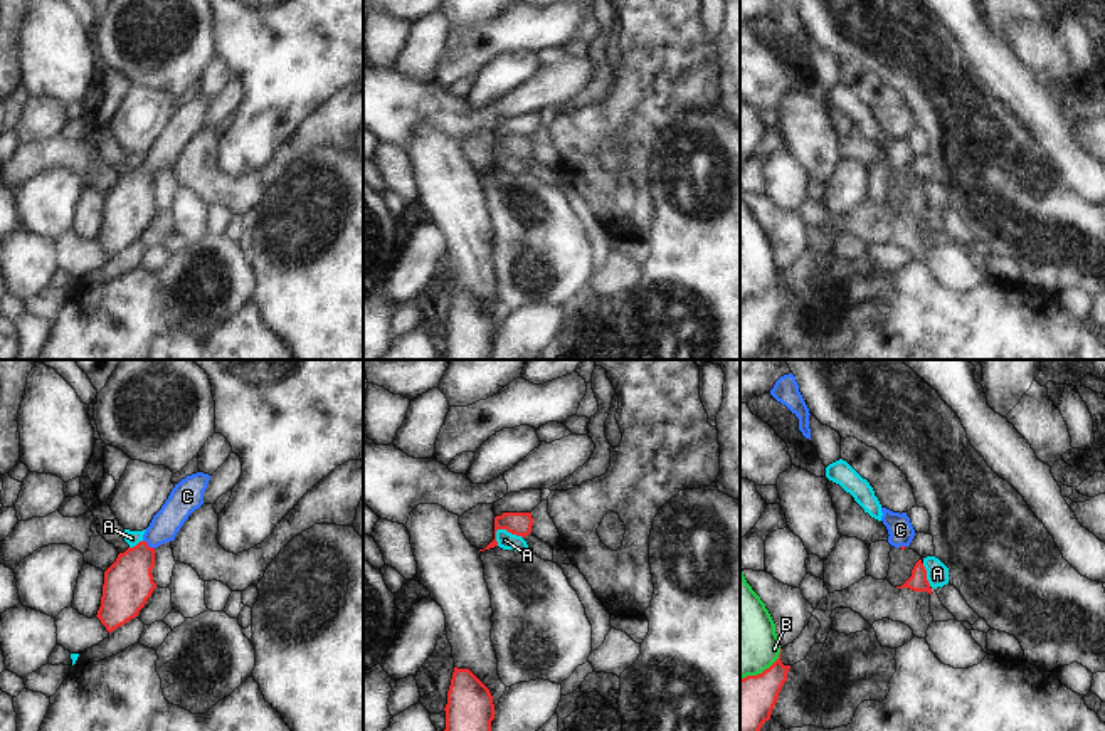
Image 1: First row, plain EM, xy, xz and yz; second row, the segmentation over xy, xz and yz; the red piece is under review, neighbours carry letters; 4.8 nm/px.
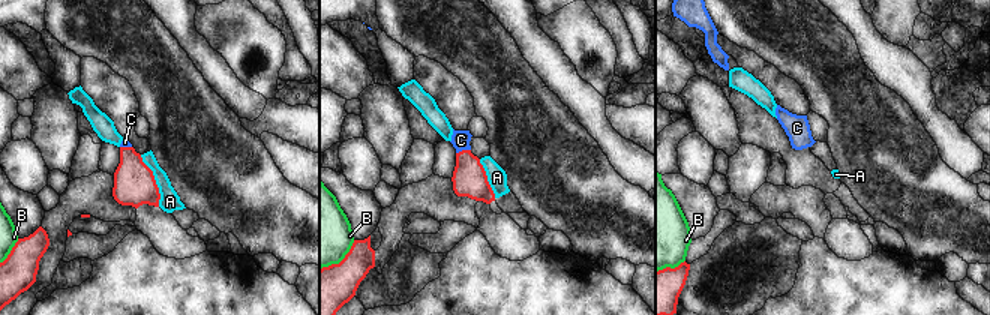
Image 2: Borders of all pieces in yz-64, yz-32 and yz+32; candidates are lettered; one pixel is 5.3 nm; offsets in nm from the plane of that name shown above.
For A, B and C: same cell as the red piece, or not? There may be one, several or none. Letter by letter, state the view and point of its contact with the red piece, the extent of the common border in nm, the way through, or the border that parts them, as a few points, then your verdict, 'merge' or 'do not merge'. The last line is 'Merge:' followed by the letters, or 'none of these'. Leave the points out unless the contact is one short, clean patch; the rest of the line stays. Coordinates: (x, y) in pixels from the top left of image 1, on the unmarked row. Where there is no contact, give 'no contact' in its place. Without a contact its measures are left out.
A: contact xz (508, 155); length 140 nm; do not merge
B: contact yz (764, 294); length 240 nm; border yz (781, 273), (779, 279), (767, 291), (740, 303); do not merge
C: contact xy (147, 168); length 70 nm; way xy (128, 205), (147, 168), (165, 148); merge
Merge: C

